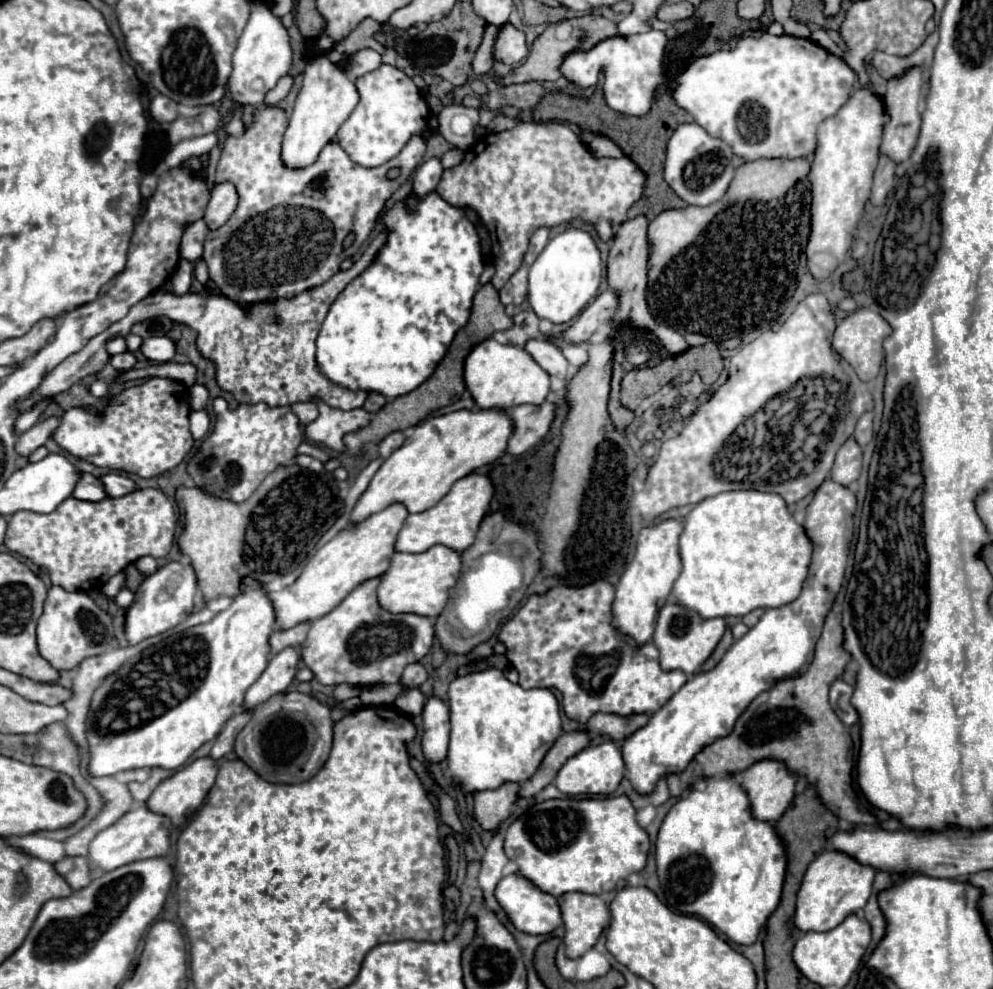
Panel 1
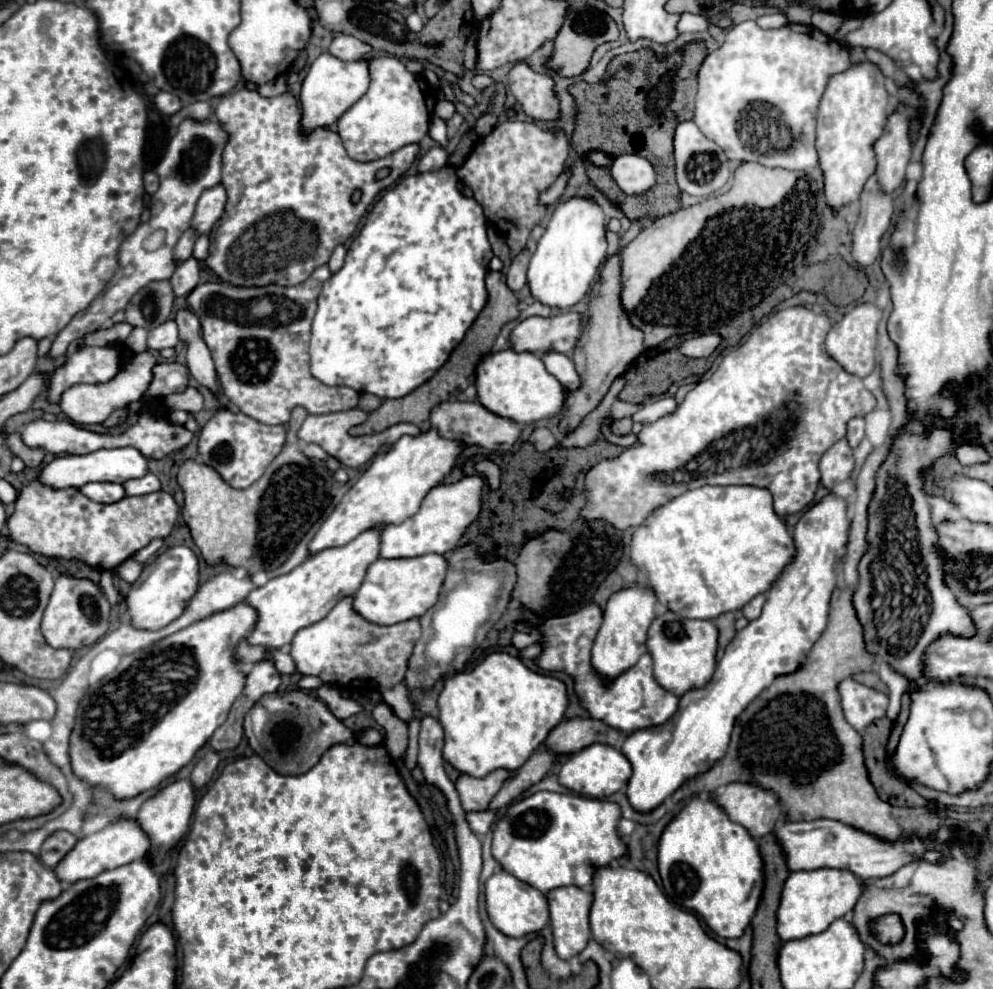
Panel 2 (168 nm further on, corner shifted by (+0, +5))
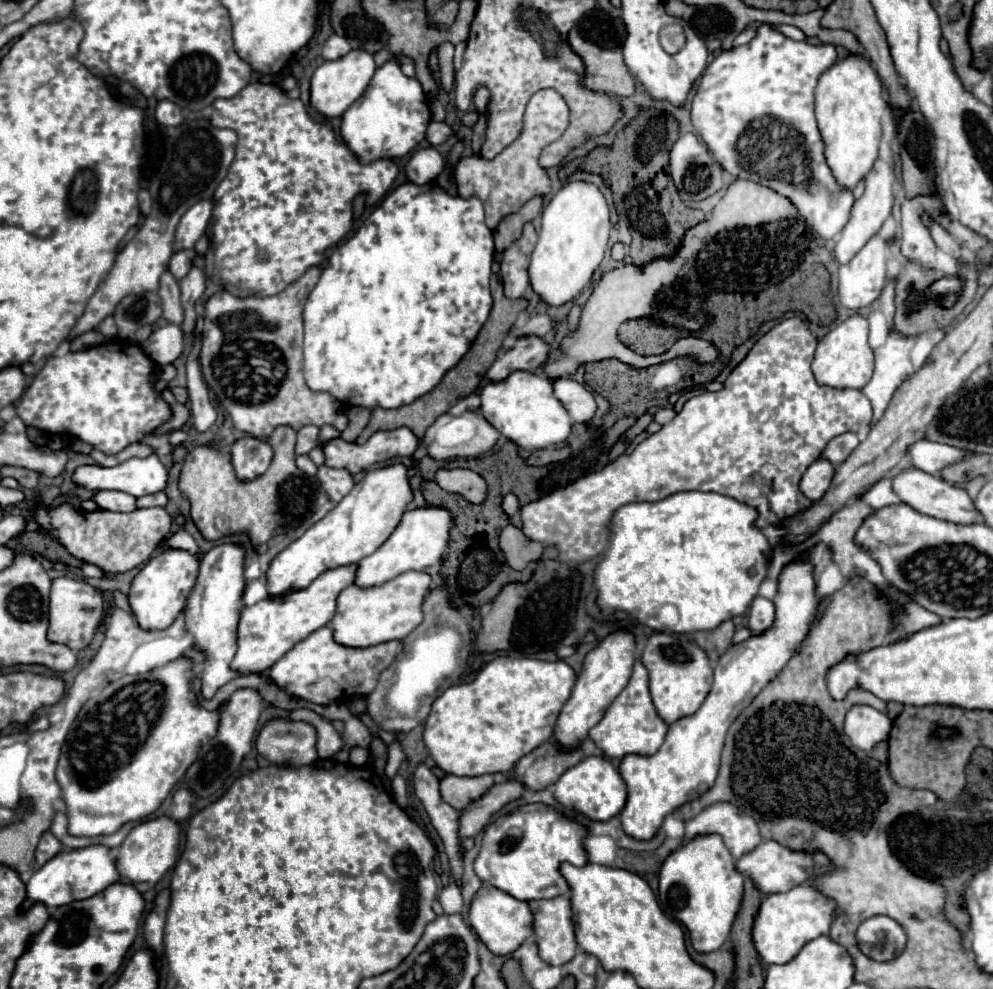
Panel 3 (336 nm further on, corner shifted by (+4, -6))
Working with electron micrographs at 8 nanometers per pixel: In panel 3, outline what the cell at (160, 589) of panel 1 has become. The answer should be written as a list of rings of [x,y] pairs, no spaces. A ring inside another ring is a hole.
[[[163,550],[161,554],[153,556],[143,570],[135,576],[129,588],[129,604],[141,628],[147,630],[163,630],[173,624],[173,620],[181,614],[185,600],[195,586],[199,574],[199,562],[193,554],[185,550]]]

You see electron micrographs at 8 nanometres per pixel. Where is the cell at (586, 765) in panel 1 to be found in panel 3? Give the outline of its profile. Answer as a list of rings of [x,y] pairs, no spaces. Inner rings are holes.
[[[587,756],[579,764],[571,766],[553,784],[553,794],[555,794],[555,800],[565,810],[579,812],[579,814],[587,816],[589,820],[599,820],[599,822],[607,822],[607,820],[619,816],[619,812],[623,810],[625,800],[627,800],[627,788],[625,788],[623,778],[613,768],[613,764],[601,756]]]

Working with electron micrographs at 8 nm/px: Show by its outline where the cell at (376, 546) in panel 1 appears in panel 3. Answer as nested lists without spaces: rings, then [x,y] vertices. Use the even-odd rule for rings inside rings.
[[[357,566],[327,570],[319,578],[315,578],[305,590],[291,592],[285,598],[267,598],[253,606],[245,606],[239,620],[239,648],[231,662],[231,668],[239,676],[261,674],[269,670],[281,656],[285,656],[297,642],[305,640],[311,632],[327,626],[331,616],[335,614],[337,594],[355,580],[355,568]]]

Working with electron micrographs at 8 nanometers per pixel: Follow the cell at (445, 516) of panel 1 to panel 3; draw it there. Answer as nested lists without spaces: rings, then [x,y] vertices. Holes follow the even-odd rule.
[[[417,508],[409,510],[401,516],[399,526],[395,532],[367,558],[363,558],[357,564],[355,572],[355,584],[359,588],[371,588],[371,586],[381,586],[395,576],[409,572],[409,570],[423,570],[427,566],[439,564],[441,556],[445,552],[445,546],[449,542],[449,530],[453,528],[453,518],[451,512],[445,508]]]

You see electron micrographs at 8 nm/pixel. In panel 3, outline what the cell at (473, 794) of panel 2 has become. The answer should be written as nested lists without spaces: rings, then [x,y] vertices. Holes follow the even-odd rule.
[[[445,774],[439,782],[441,800],[453,806],[455,810],[463,810],[469,802],[481,798],[493,786],[493,774],[473,776],[473,778],[459,778],[453,774]]]

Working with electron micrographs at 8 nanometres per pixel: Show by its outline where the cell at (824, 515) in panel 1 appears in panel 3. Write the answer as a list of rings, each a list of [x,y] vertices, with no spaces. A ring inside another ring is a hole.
[[[803,556],[785,566],[779,576],[779,588],[773,602],[777,610],[775,624],[761,636],[751,636],[741,644],[733,644],[719,658],[709,696],[693,716],[681,718],[669,726],[665,742],[657,754],[647,758],[629,754],[623,758],[619,772],[627,784],[629,796],[619,818],[627,836],[635,840],[651,840],[661,828],[665,816],[673,814],[679,806],[703,796],[703,792],[713,786],[727,728],[739,716],[739,712],[751,704],[759,690],[783,670],[815,622],[819,598],[815,596],[813,566],[809,556]]]

